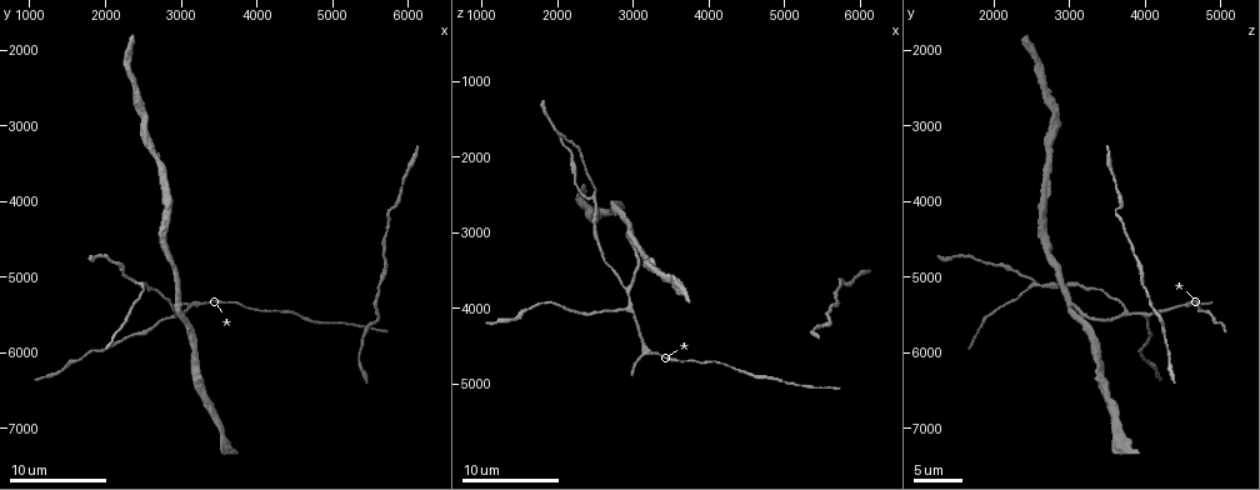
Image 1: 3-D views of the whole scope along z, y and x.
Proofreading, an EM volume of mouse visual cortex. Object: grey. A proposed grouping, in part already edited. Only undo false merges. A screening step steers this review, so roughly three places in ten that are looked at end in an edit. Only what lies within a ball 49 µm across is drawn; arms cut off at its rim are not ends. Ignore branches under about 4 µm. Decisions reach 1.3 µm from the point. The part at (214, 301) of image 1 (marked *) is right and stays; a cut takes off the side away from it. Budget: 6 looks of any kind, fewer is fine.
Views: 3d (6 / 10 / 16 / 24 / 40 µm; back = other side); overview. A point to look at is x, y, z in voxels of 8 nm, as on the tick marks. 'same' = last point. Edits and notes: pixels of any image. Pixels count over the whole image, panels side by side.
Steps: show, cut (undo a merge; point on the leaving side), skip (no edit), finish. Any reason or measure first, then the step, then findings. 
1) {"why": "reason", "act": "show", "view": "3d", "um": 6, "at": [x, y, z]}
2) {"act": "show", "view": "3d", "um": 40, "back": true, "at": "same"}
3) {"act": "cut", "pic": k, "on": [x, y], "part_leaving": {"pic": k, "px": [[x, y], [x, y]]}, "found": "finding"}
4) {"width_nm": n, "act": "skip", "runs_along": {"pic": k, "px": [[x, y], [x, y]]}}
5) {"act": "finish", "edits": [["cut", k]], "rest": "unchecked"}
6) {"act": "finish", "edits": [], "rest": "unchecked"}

{"why": "sudden change in width", "act": "show", "view": "3d", "um": 10, "at": [2550, 5150, 3200]}

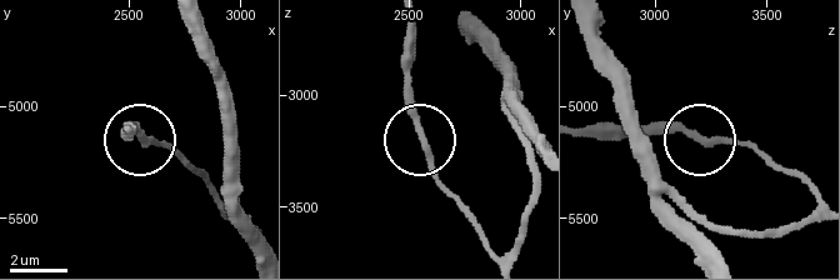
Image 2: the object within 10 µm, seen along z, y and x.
{"act": "show", "view": "3d", "um": 6, "at": [2570, 5160, 3220]}

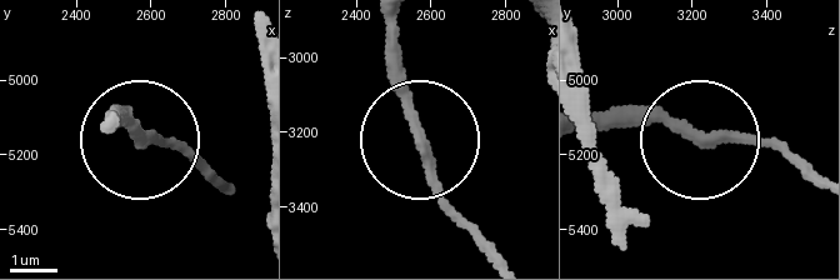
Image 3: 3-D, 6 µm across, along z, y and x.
{"act": "skip", "runs_along": {"pic": 3, "px": [[499, 258], [439, 186], [395, 31]]}, "found": "continuous, no second neuron"}

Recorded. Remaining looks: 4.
{"act": "show", "view": "3d", "um": 6, "at": [2450, 5050, 2550]}

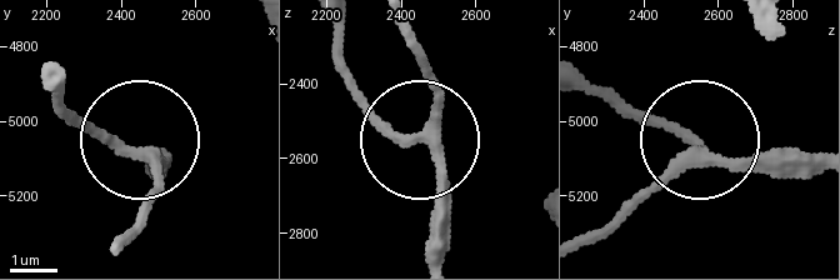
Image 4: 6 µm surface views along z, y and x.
{"arms": 3, "act": "skip", "runs_along": {"pic": 4, "px": [[440, 258], [429, 59]]}, "found": "all the same neuron"}

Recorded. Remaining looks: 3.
{"why": "branch point", "act": "show", "view": "3d", "um": 6, "at": [2950, 5450, 3750]}

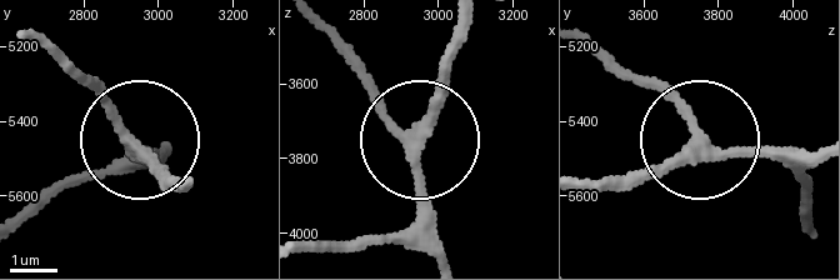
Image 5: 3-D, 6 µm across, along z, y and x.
{"act": "show", "view": "3d", "um": 6, "back": true, "at": [2920, 5450, 3740]}

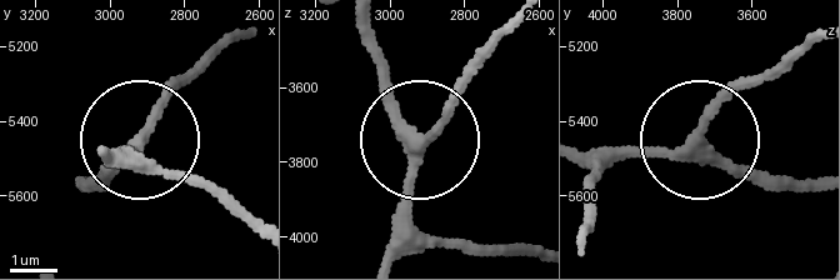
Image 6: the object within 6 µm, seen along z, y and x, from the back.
{"act": "skip", "runs_along": {"pic": 6, "px": [[584, 150], [691, 146], [795, 48]]}, "found": "one neuron here"}

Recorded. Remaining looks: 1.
{"act": "finish", "edits": [], "rest": "unchecked"}

